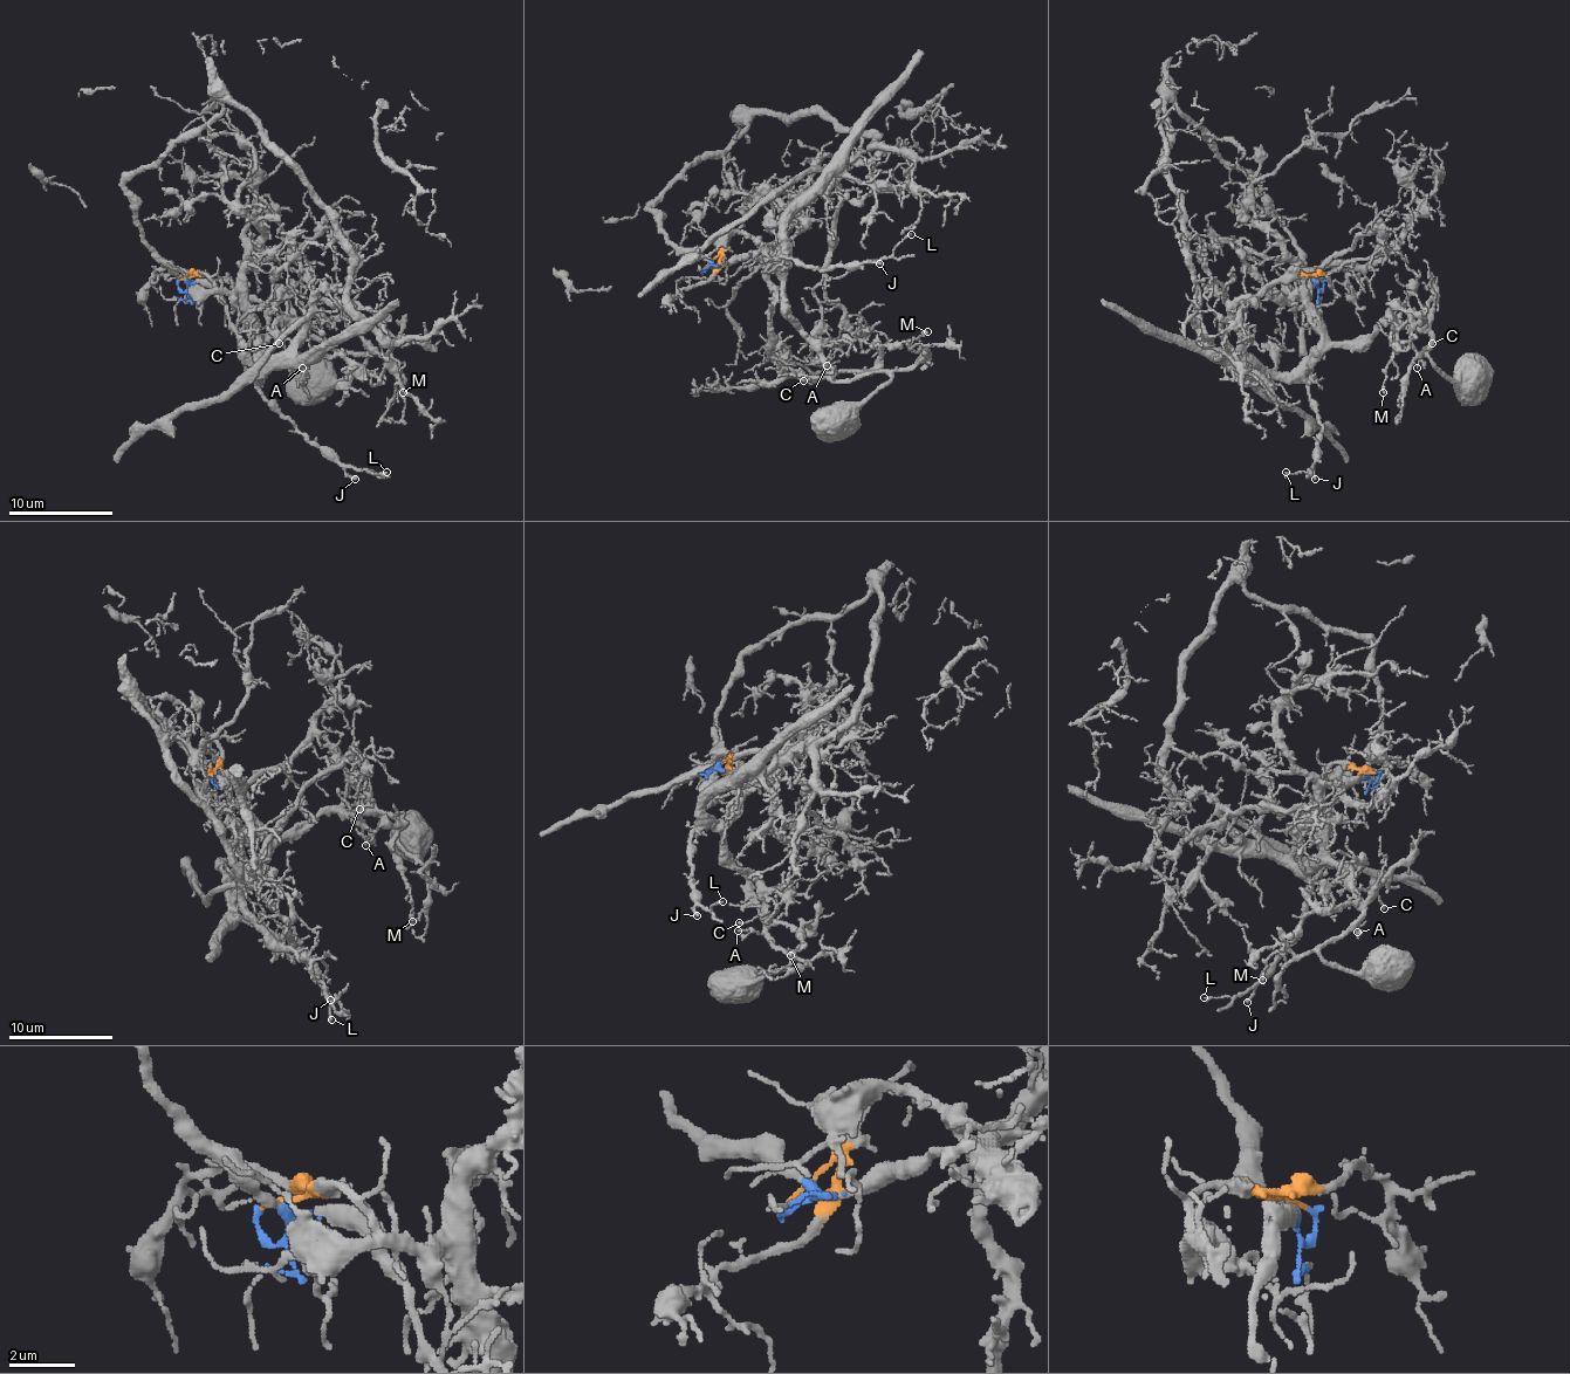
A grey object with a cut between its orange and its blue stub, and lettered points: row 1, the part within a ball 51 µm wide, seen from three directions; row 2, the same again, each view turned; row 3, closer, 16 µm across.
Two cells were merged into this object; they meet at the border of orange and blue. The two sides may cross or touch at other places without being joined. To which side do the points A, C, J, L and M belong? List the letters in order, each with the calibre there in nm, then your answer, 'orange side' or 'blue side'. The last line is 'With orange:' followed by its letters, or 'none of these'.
A: 70 nm thick; orange side
C: 140 nm thick; orange side
J: 190 nm thick; blue side
L: 160 nm thick; blue side
M: 170 nm thick; orange side
With orange: A, C, M

